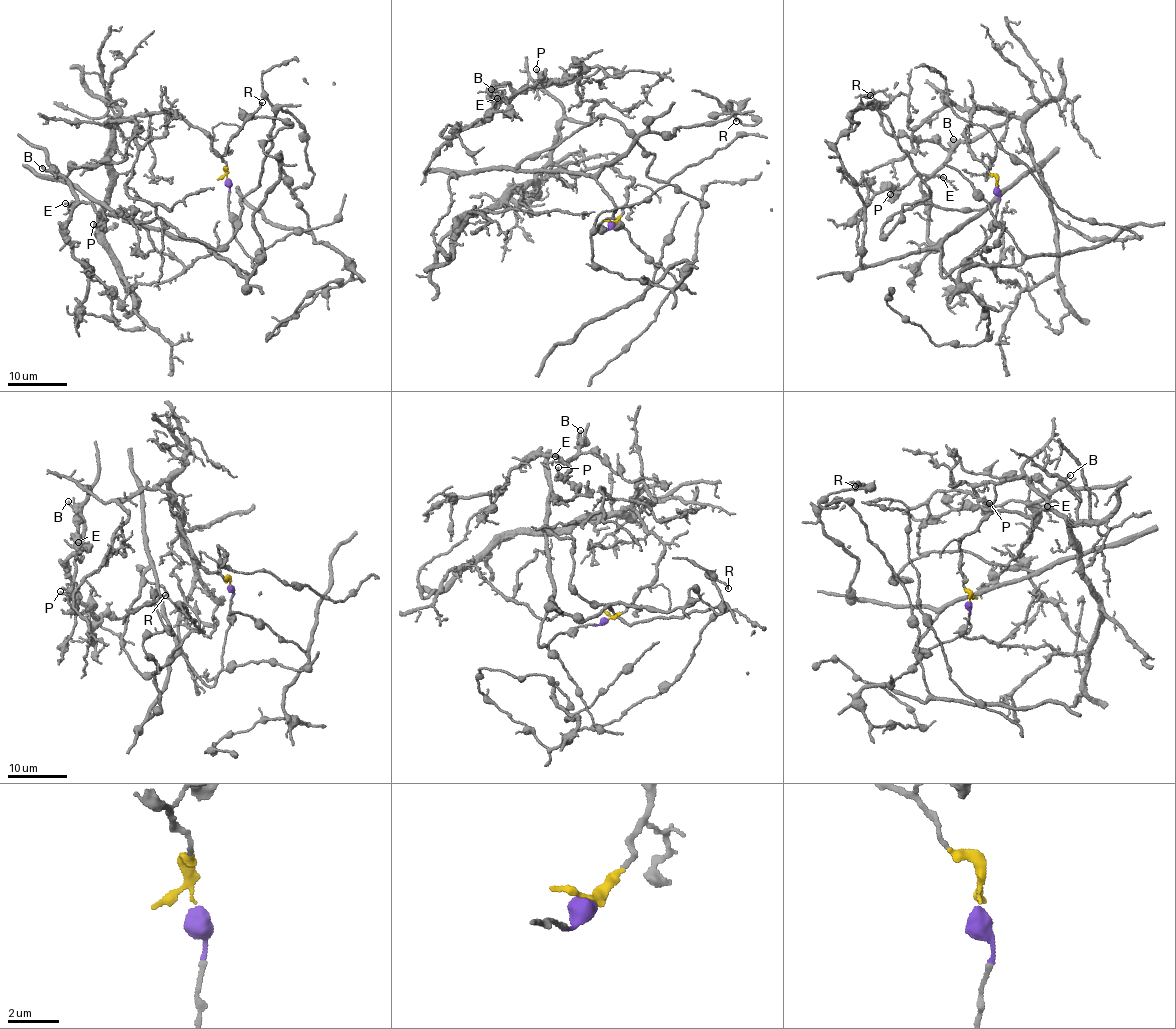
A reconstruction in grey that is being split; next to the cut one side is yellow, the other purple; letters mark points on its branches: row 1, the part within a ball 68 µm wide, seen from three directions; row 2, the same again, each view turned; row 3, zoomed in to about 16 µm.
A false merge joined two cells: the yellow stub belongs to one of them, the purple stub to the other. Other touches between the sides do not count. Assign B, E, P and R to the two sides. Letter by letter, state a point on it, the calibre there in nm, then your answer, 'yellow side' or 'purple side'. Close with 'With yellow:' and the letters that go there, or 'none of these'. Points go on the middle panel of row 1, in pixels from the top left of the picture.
B: at (491, 89); 170 nm thick; yellow side
E: at (497, 98); 110 nm thick; yellow side
P: at (536, 69); 190 nm thick; yellow side
R: at (736, 121); 140 nm thick; purple side
With yellow: B, E, P

